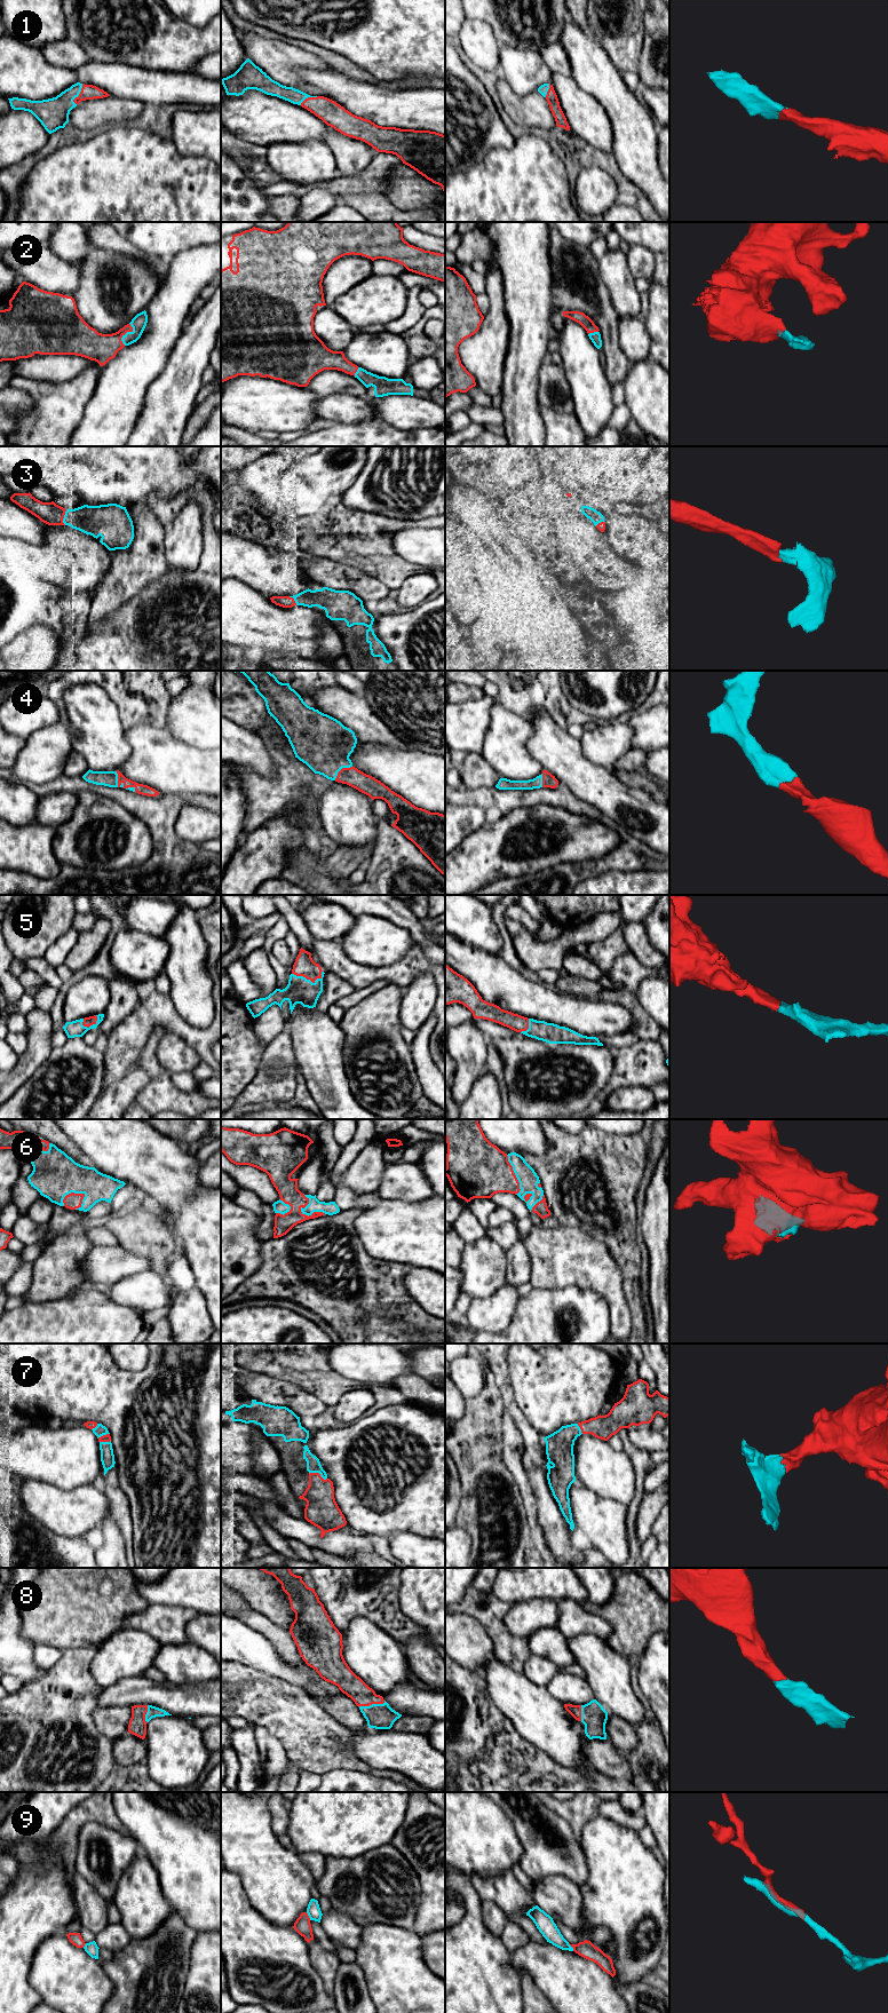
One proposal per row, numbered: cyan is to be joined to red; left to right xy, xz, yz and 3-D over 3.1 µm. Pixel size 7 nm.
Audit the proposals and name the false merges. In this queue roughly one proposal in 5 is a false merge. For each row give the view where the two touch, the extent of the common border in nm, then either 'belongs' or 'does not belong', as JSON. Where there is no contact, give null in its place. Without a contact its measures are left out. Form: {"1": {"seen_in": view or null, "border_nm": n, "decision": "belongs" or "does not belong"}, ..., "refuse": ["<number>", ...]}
{"1": {"seen_in": "xy", "border_nm": 160, "decision": "belongs"}, "2": {"seen_in": "xy", "border_nm": 170, "decision": "belongs"}, "3": {"seen_in": "xy", "border_nm": 110, "decision": "belongs"}, "4": {"seen_in": "xy", "border_nm": 130, "decision": "belongs"}, "5": {"seen_in": "xz", "border_nm": 220, "decision": "belongs"}, "6": {"seen_in": "xy", "border_nm": 180, "decision": "belongs"}, "7": {"seen_in": "xz", "border_nm": 140, "decision": "belongs"}, "8": {"seen_in": "xz", "border_nm": 200, "decision": "belongs"}, "9": {"seen_in": "xz", "border_nm": 70, "decision": "does not belong"}, "refuse": ["9"]}

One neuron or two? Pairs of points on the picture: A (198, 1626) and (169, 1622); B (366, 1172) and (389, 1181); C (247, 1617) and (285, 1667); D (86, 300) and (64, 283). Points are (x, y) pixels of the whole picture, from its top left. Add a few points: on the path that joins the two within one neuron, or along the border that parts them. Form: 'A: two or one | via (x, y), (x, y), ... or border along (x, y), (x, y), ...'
A: two | border along (198, 1614), (187, 1624), (188, 1640)
B: two | border along (387, 1165), (377, 1189)
C: two | border along (237, 1617), (260, 1632), (277, 1653)
D: two | border along (81, 264), (78, 266), (80, 280), (71, 295)

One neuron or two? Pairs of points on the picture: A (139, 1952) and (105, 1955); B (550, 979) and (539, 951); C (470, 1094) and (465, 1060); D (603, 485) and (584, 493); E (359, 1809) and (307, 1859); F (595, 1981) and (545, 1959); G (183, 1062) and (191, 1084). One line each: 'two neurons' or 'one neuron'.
A: two neurons
B: two neurons
C: one neuron
D: two neurons
E: two neurons
F: one neuron
G: two neurons

